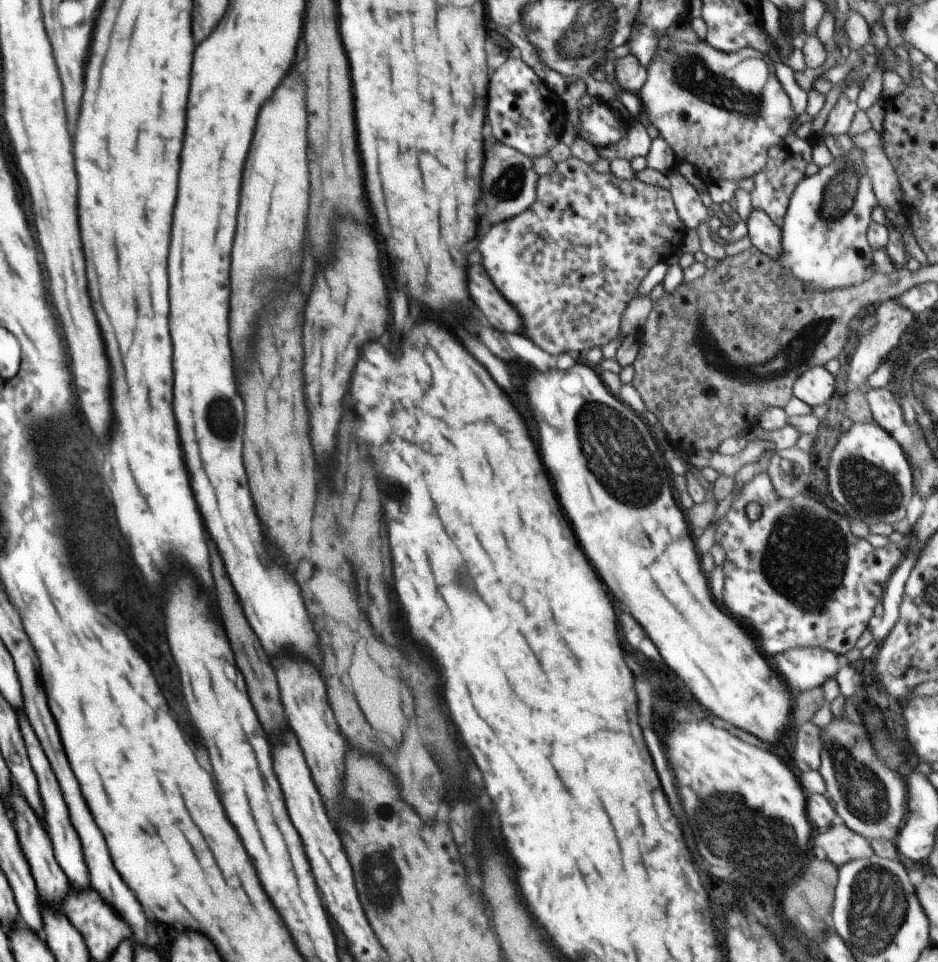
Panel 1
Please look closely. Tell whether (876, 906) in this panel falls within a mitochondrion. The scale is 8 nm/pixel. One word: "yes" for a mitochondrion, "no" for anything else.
yes

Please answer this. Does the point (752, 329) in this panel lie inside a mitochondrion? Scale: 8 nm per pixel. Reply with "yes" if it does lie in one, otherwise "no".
yes

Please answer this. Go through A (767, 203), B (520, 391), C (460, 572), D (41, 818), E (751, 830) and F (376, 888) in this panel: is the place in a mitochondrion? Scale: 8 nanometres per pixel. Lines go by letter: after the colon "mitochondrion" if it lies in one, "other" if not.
A: other
B: other
C: mitochondrion
D: other
E: mitochondrion
F: mitochondrion

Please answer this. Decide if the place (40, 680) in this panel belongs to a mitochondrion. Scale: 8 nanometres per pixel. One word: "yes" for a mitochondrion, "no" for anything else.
no

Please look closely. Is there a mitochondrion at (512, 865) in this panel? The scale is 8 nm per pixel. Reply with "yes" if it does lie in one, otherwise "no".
no

